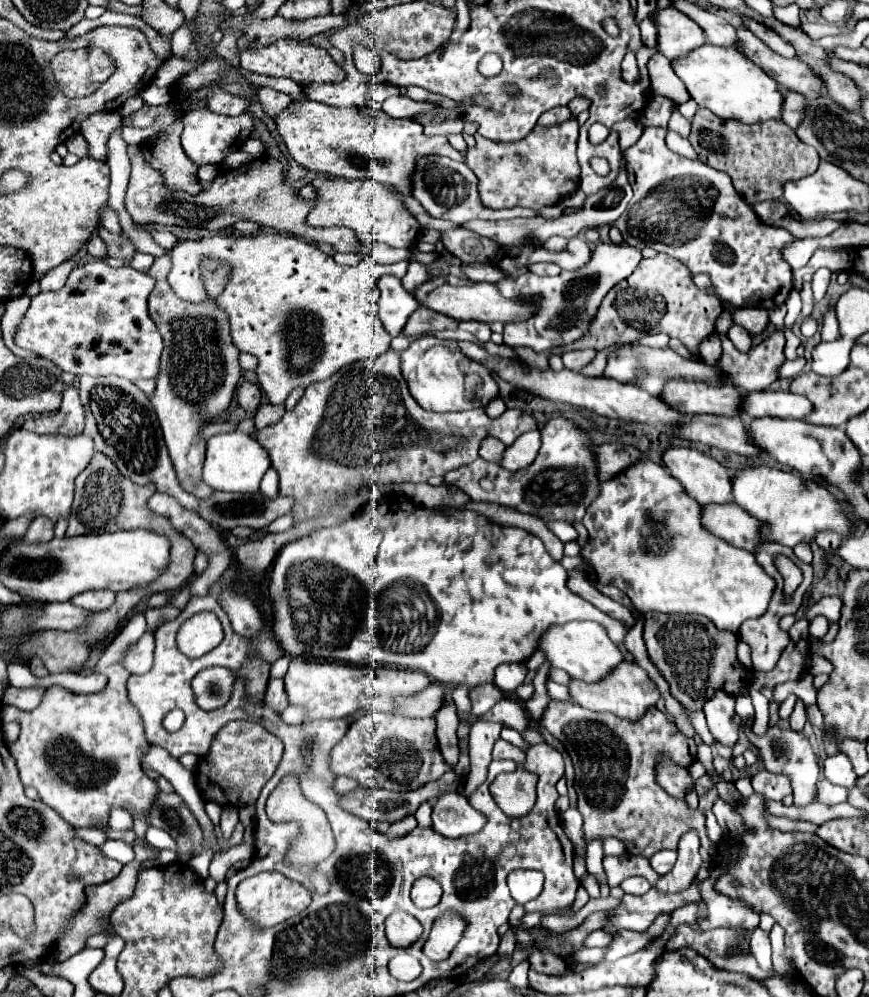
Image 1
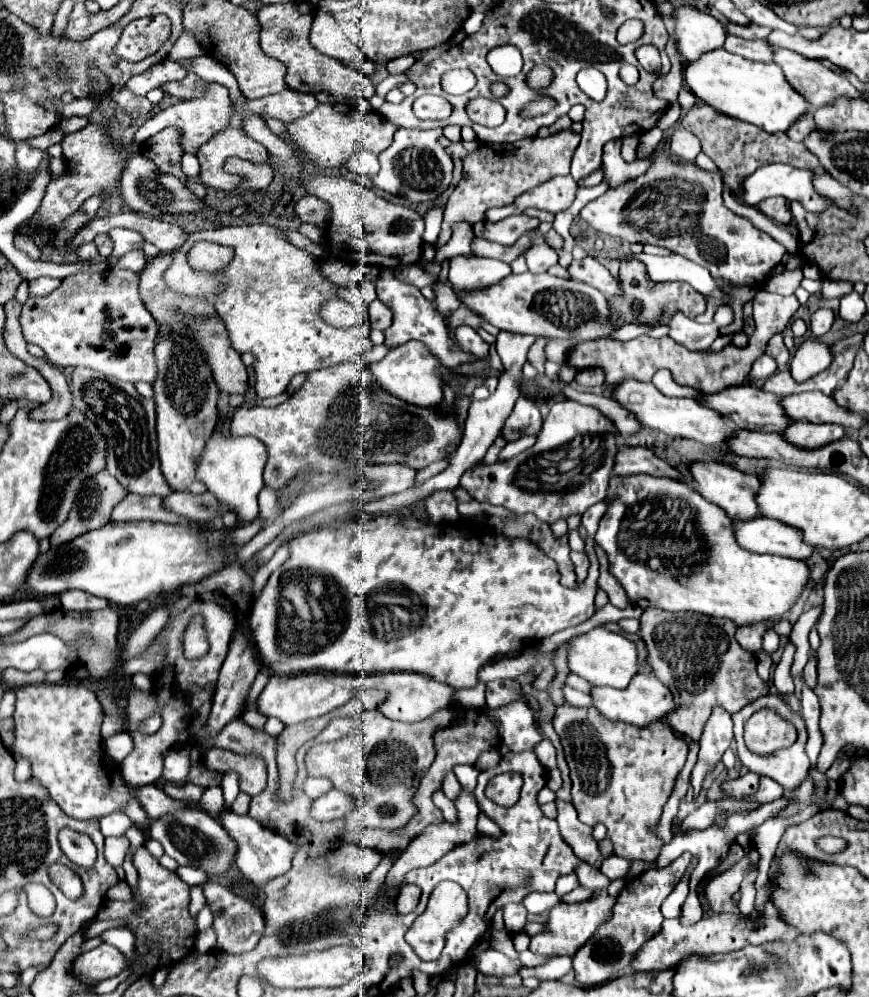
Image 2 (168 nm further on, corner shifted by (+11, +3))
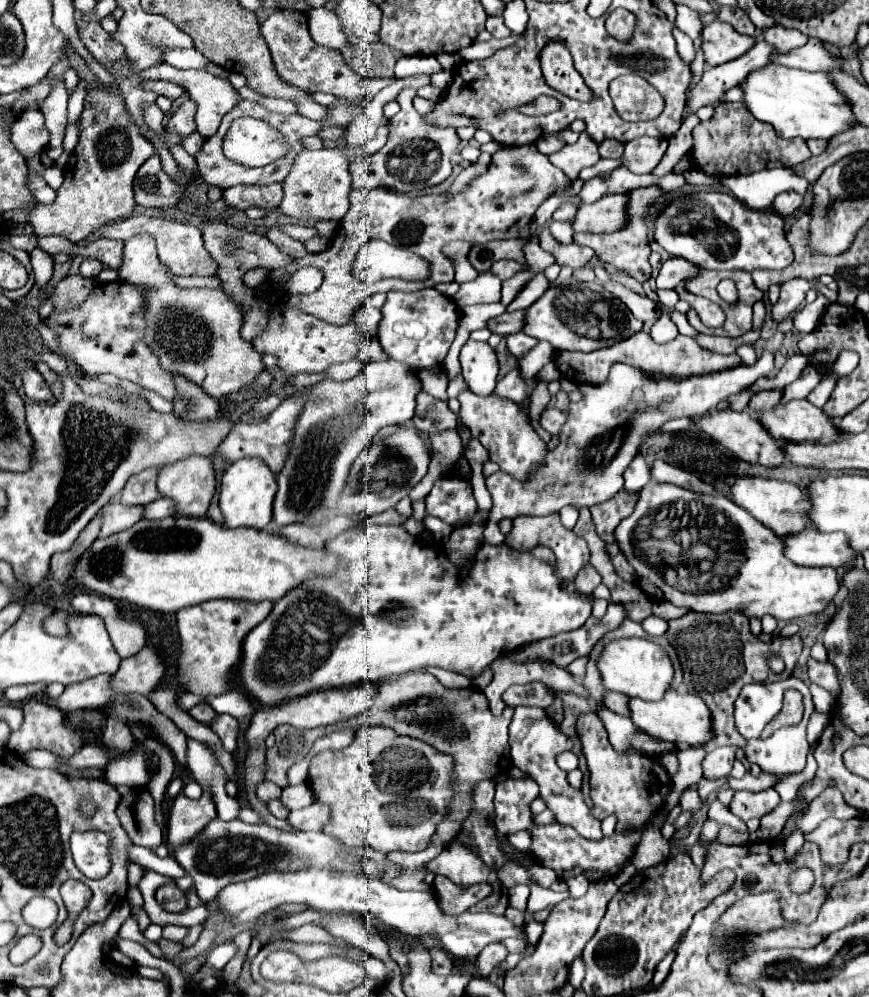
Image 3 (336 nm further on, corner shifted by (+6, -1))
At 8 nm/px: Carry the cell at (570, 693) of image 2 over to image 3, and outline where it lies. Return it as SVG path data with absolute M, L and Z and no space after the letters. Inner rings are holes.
M607 708L599 710L597 716L603 720L607 732L609 732L609 742L617 752L631 752L631 750L641 750L641 752L649 752L649 756L653 756L653 752L659 754L677 754L679 748L671 742L663 742L661 738L651 738L647 732L641 732L627 716L615 714Z

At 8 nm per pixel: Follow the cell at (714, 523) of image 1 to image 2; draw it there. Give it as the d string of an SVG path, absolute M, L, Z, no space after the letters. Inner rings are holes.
M756 516L752 520L734 518L732 532L736 532L736 542L750 552L778 554L796 560L806 560L812 554L812 546L802 542L796 528L764 516Z

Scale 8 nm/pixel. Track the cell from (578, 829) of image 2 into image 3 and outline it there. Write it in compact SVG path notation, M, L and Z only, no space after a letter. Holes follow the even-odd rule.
M515 708L511 726L509 726L509 744L511 744L511 758L513 764L527 772L527 776L531 780L535 780L539 784L539 796L545 800L547 808L555 814L555 822L559 824L567 824L573 826L583 838L589 840L601 840L603 832L601 832L601 822L593 820L591 816L591 808L587 806L581 790L573 788L567 782L567 772L561 770L555 762L555 756L571 750L573 748L573 738L567 736L551 718L545 710L541 708Z

